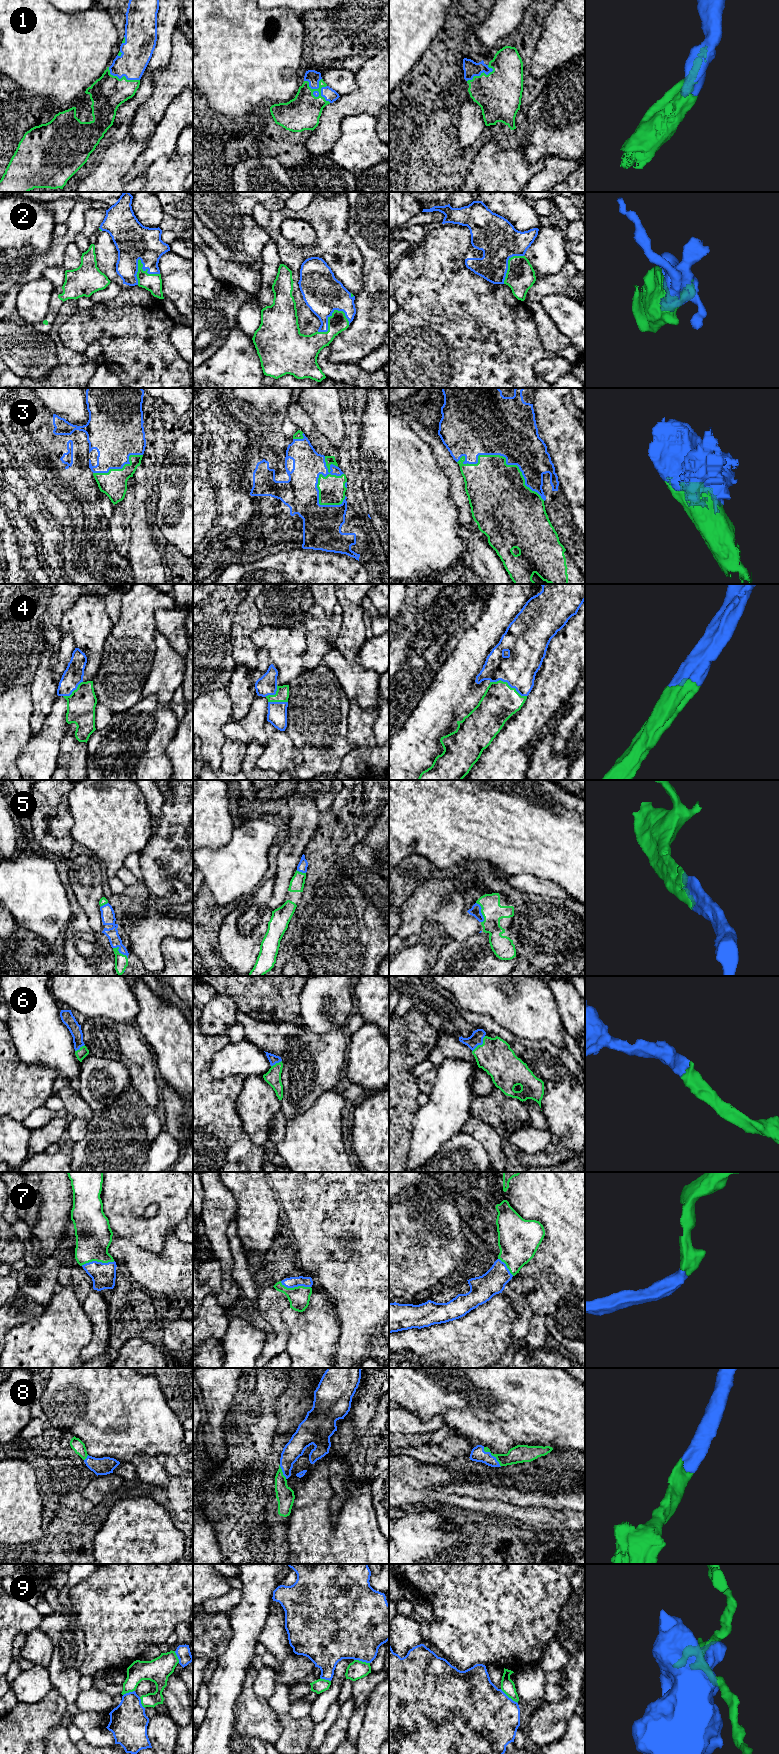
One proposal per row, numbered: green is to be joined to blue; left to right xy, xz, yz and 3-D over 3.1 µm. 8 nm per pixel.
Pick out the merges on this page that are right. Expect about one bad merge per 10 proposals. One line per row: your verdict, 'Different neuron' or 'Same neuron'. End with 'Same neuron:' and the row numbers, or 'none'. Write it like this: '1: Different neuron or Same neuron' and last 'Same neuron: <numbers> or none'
1: Same neuron
2: Same neuron
3: Same neuron
4: Same neuron
5: Same neuron
6: Same neuron
7: Same neuron
8: Same neuron
9: Different neuron
Same neuron: 1, 2, 3, 4, 5, 6, 7, 8

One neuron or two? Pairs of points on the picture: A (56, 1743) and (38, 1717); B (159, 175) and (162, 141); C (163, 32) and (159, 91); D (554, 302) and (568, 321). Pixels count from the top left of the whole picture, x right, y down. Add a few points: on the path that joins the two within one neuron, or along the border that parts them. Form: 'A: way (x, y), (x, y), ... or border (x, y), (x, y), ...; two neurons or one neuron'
A: border (60, 1724), (50, 1731), (44, 1743); two neurons
B: border (175, 153), (170, 156), (158, 157), (144, 173); two neurons
C: border (177, 24), (170, 39); two neurons
D: way (554, 307), (563, 317); one neuron

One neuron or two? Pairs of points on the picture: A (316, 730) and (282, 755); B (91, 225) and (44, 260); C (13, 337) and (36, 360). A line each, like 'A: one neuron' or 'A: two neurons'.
A: two neurons
B: two neurons
C: one neuron

